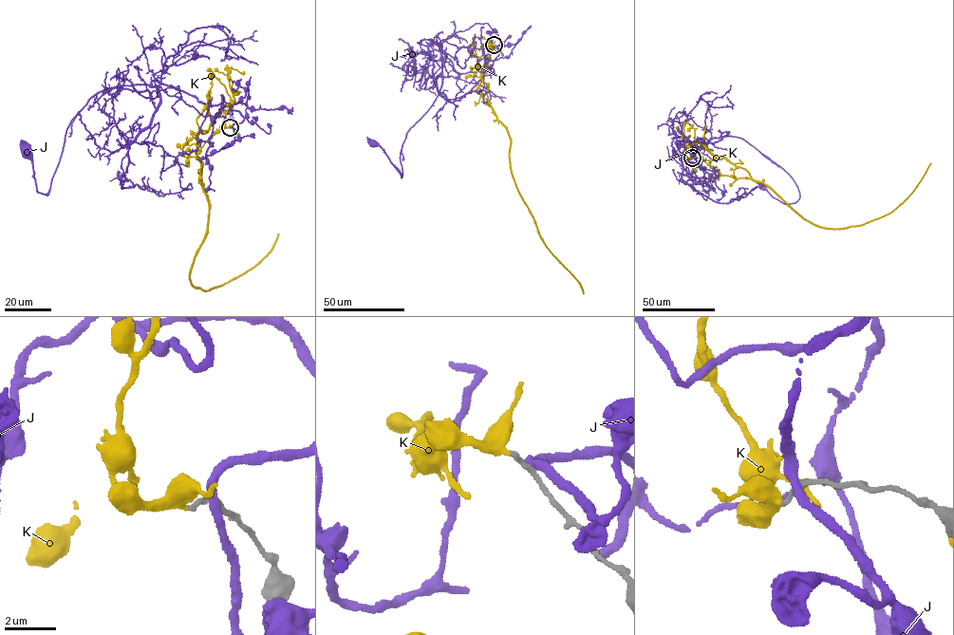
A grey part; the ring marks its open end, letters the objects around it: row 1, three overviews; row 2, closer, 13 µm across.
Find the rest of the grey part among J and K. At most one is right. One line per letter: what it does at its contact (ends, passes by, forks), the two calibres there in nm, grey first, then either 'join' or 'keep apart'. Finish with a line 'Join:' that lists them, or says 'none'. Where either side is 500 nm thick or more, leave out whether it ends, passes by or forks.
J: it passes by; 280 nm thick on the grey side, 360 nm on the other; keep apart
K: it passes by; 200 nm thick on the grey side, 380 nm on the other; join
Join: K

